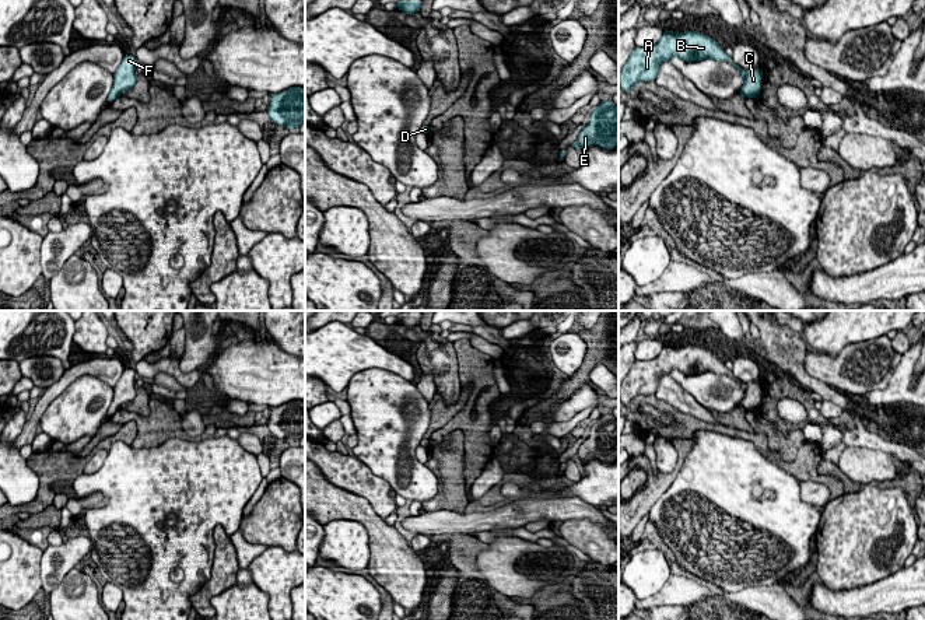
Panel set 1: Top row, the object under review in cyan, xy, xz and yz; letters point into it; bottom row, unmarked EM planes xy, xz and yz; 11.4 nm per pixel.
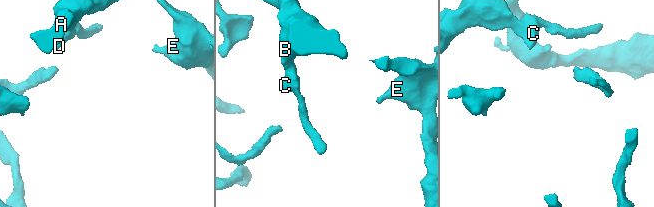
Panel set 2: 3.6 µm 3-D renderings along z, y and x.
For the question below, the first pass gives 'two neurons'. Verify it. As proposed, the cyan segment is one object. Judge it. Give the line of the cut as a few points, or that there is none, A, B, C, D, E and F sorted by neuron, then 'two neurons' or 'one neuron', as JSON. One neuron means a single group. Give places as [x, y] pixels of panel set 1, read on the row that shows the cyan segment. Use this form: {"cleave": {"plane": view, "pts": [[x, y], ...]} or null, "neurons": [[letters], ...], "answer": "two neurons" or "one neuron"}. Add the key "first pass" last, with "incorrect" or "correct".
{"cleave": null, "neurons": [["A", "B", "C", "D", "E", "F"]], "answer": "one neuron", "first pass": "incorrect"}

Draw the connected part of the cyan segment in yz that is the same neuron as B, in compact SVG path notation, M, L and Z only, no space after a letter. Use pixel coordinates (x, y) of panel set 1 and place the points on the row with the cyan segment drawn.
M665 29L659 42L649 48L635 46L620 74L621 90L628 94L638 81L654 81L659 71L661 62L669 62L672 56L679 56L687 63L714 59L732 63L743 76L744 83L740 92L747 98L757 98L761 90L760 69L744 70L732 62L716 41L697 31L676 34Z

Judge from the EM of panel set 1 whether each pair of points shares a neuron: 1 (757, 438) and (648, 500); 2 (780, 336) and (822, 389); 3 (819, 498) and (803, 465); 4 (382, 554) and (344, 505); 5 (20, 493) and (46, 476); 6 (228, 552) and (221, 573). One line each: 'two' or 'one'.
1: two
2: one
3: two
4: one
5: two
6: one

